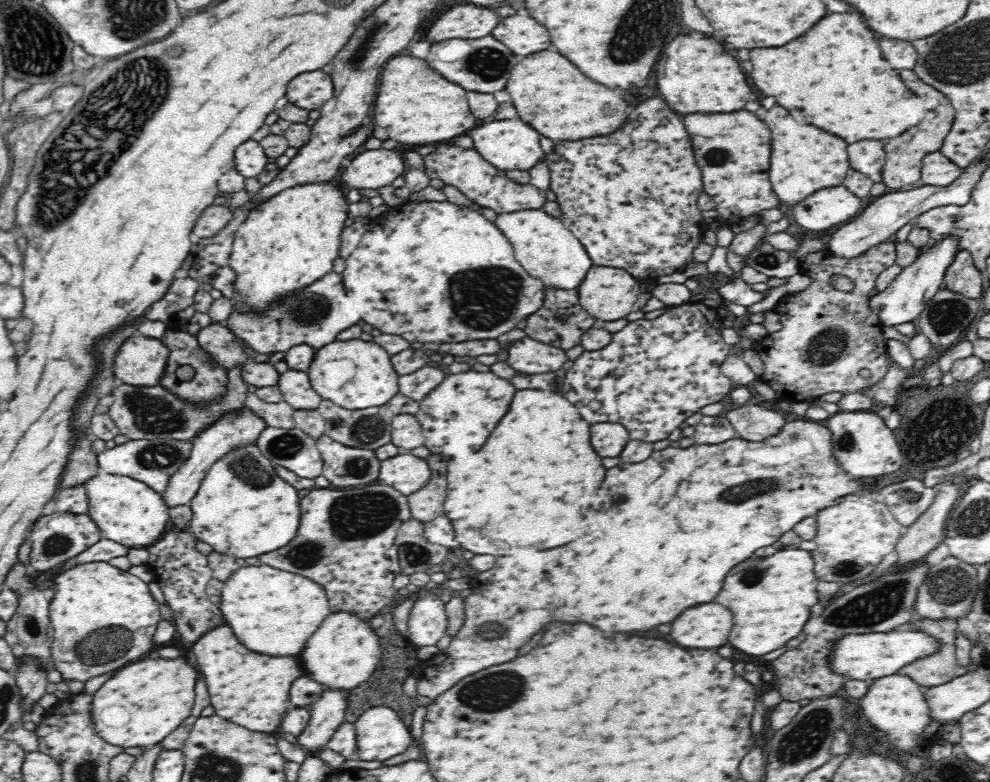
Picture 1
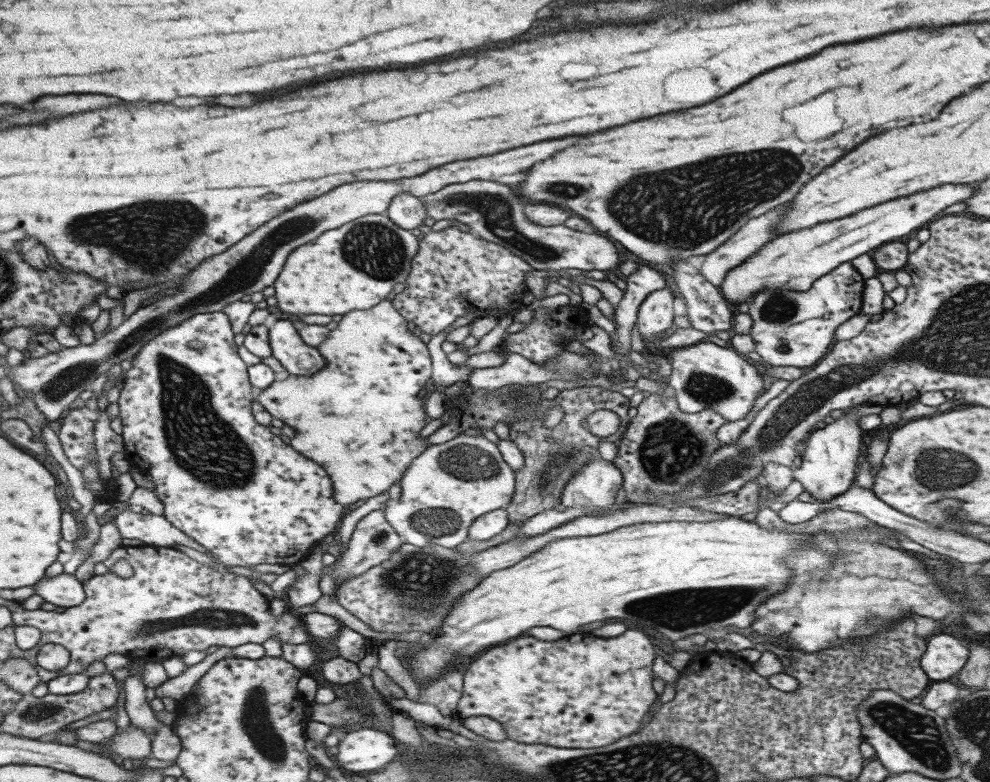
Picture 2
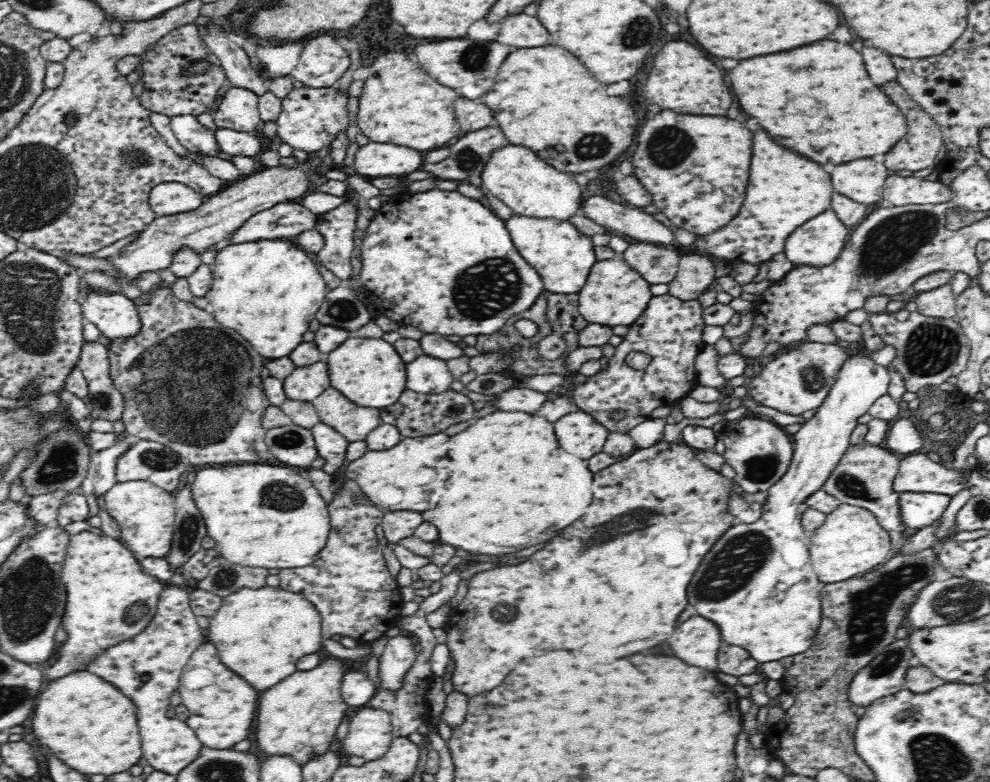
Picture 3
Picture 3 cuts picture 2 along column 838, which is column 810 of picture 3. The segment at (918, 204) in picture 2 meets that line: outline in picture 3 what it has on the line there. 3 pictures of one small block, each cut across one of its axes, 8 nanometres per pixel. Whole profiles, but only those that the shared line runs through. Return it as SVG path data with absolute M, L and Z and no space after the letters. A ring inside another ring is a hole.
M830 208L794 230L785 240L783 252L794 265L828 266L838 258L846 238L847 226Z

